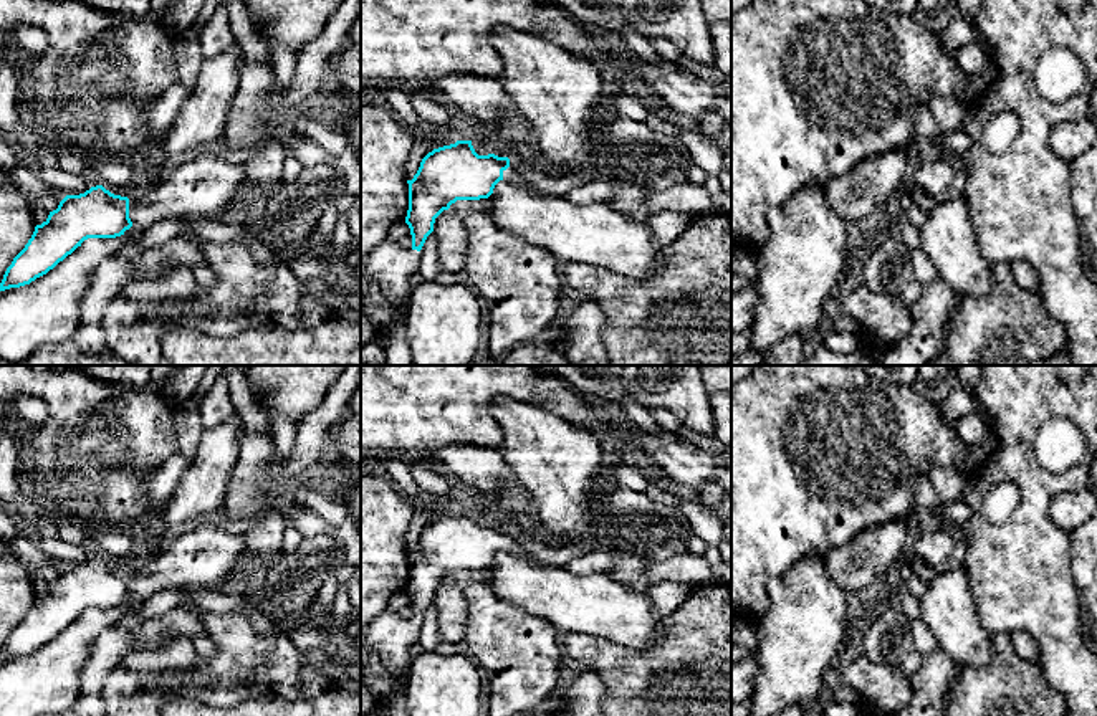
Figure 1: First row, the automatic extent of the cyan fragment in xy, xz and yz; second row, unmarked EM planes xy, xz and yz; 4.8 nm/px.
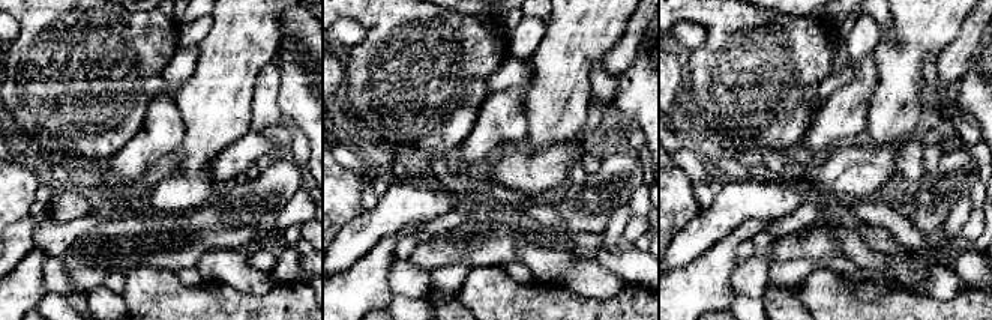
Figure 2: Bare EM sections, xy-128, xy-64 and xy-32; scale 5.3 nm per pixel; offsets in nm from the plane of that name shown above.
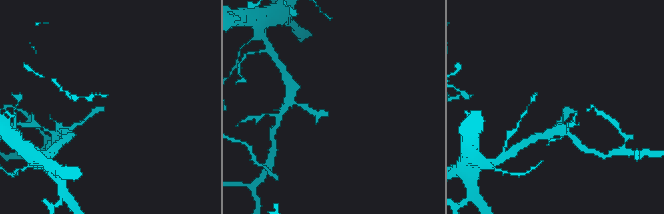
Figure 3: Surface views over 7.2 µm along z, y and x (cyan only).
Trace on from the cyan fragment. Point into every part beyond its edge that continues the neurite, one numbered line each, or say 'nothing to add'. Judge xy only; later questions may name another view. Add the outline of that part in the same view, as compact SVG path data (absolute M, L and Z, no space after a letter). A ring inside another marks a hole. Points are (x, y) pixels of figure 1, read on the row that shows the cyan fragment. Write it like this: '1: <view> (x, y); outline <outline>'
1: xy (202, 186); outline M208 150L179 159L156 185L127 195L131 228L144 232L152 223L185 217L220 220L245 182L243 164L227 162Z

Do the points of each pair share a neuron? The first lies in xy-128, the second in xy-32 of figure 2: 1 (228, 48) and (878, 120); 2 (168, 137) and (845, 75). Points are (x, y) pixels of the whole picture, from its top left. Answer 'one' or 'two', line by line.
1: one
2: two

